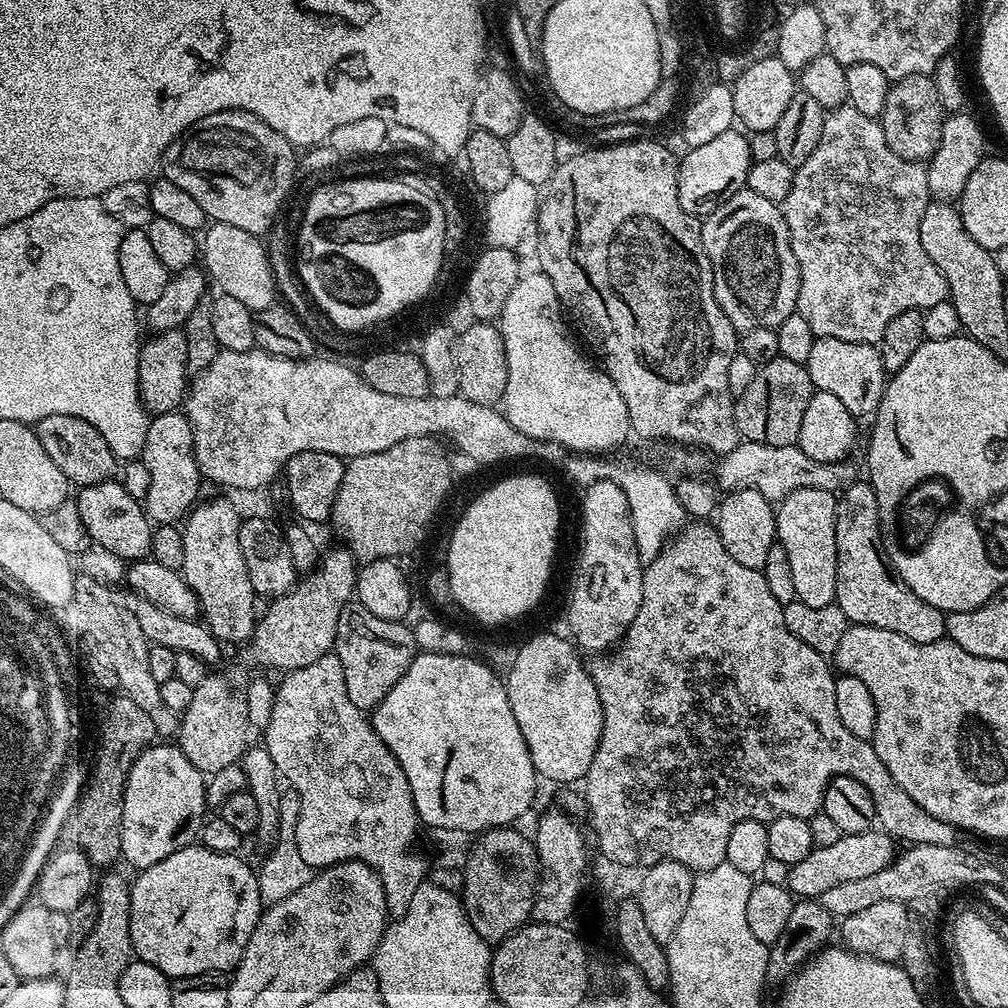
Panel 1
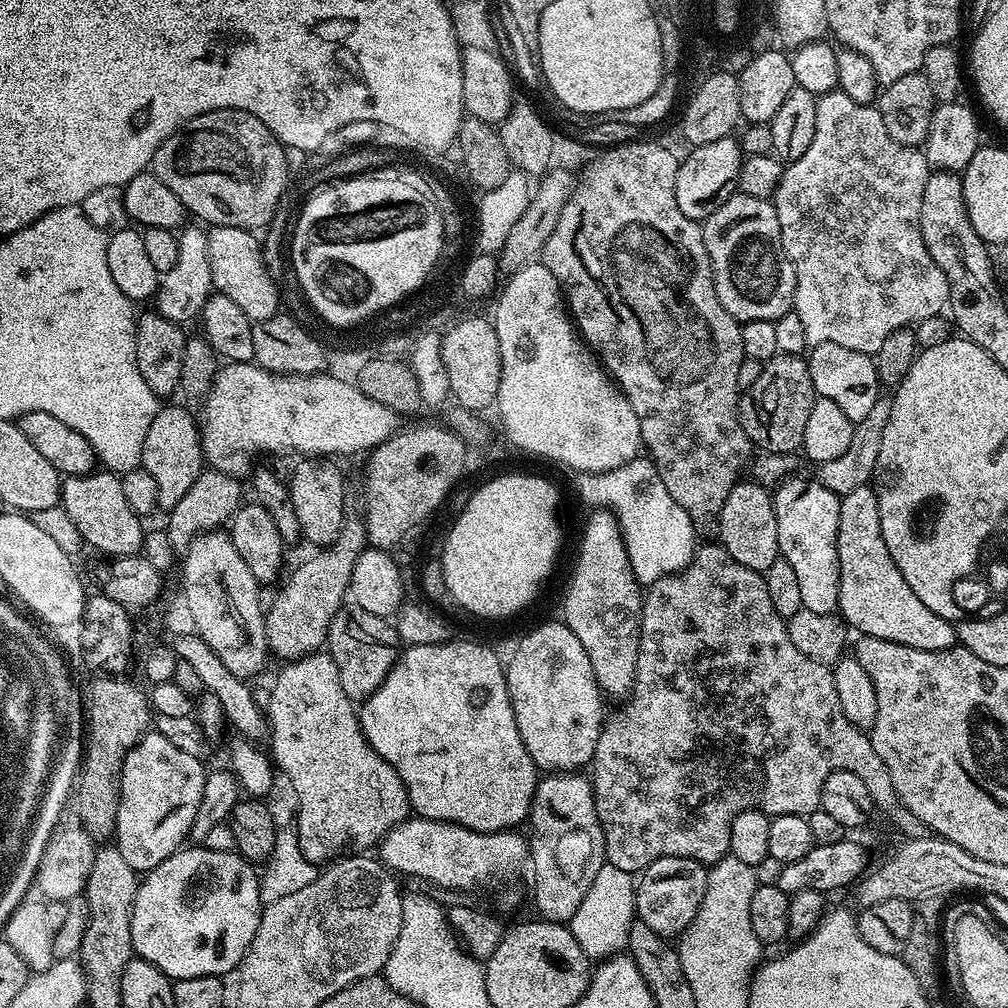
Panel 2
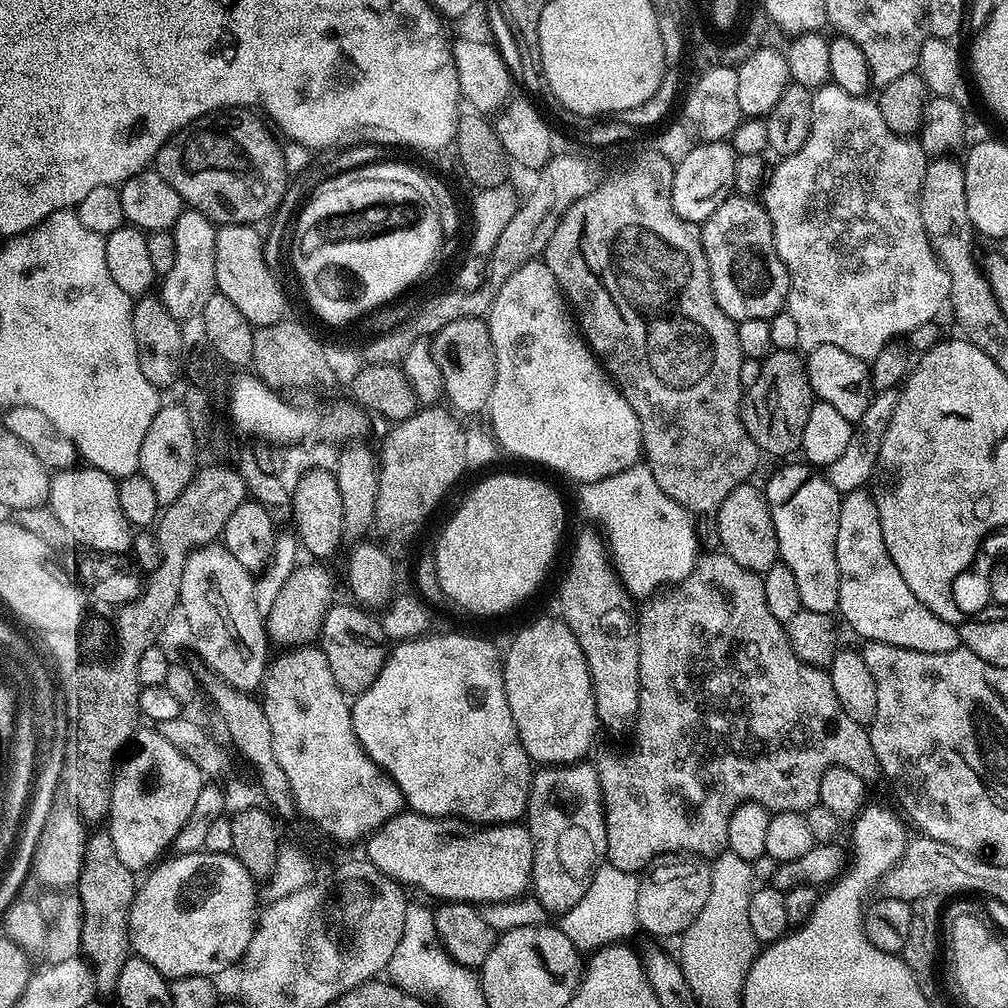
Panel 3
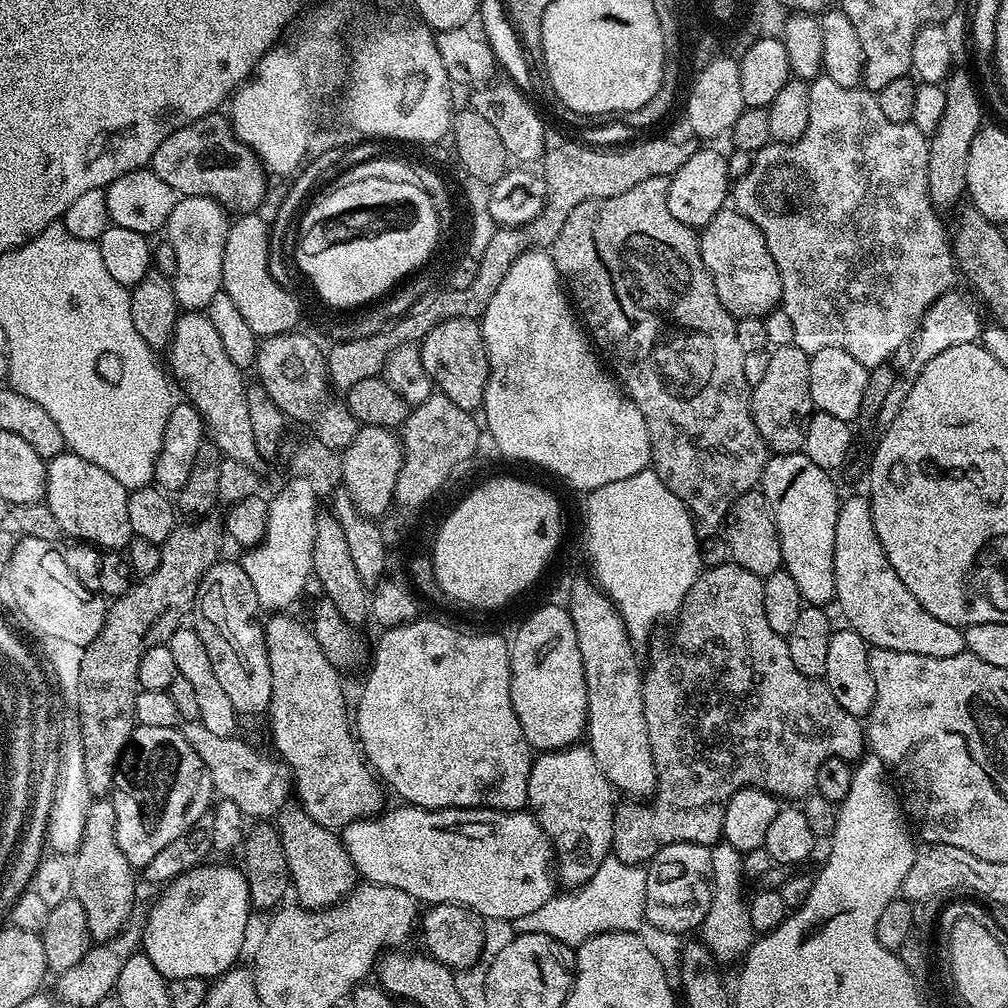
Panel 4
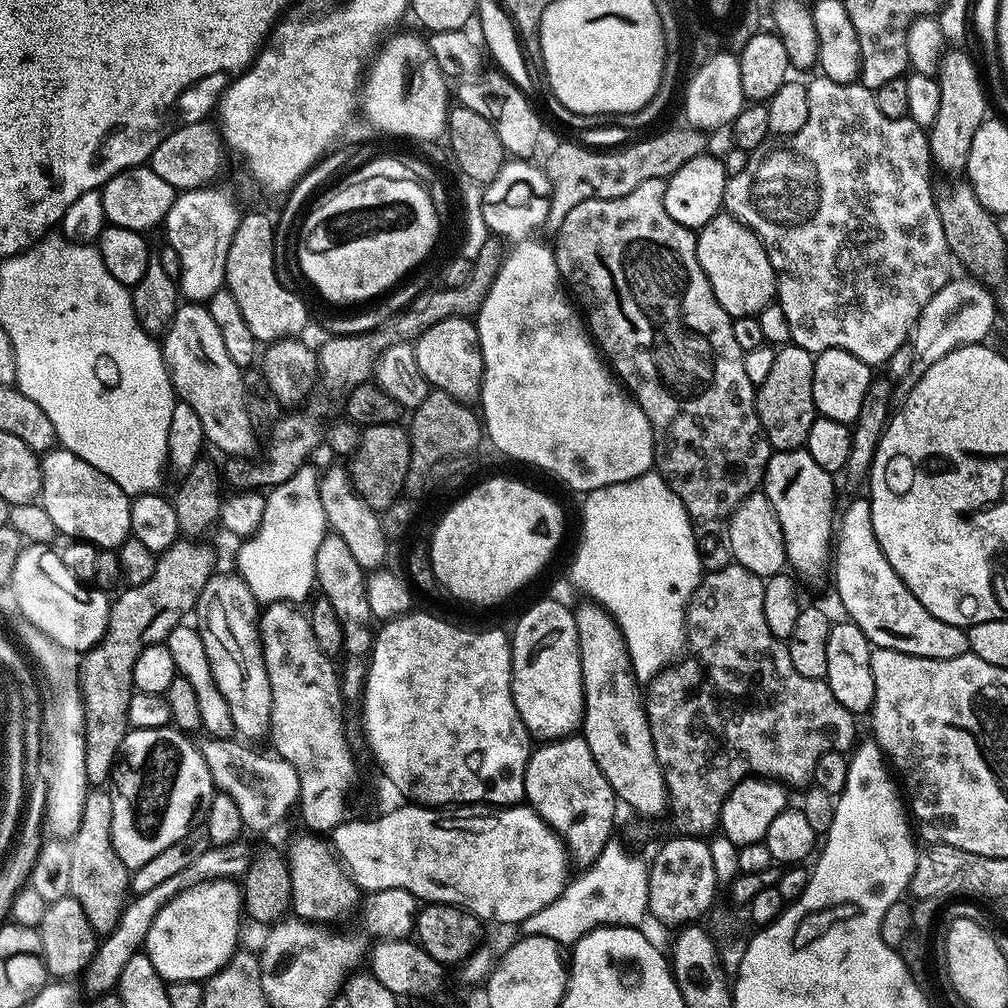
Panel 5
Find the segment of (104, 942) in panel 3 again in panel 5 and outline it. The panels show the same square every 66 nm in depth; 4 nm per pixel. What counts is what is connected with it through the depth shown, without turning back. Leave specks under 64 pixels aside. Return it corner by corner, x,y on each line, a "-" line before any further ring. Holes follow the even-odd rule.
104,786
93,787
86,794
81,825
71,837
70,894
82,906
93,933
113,932
130,896
130,870
118,858
112,845
112,792

